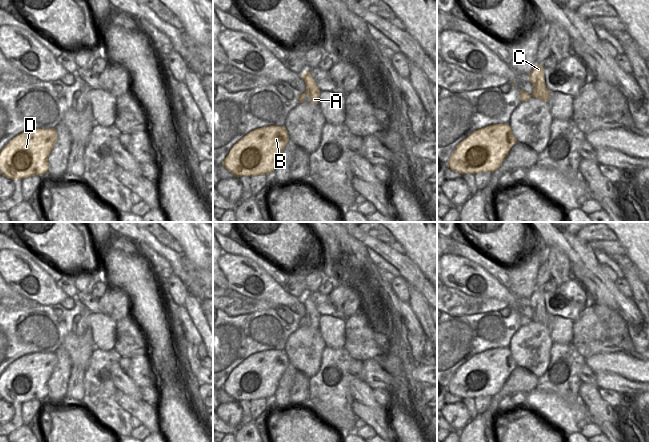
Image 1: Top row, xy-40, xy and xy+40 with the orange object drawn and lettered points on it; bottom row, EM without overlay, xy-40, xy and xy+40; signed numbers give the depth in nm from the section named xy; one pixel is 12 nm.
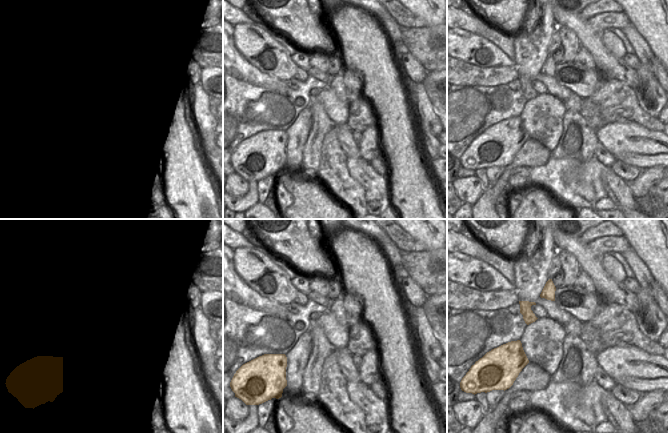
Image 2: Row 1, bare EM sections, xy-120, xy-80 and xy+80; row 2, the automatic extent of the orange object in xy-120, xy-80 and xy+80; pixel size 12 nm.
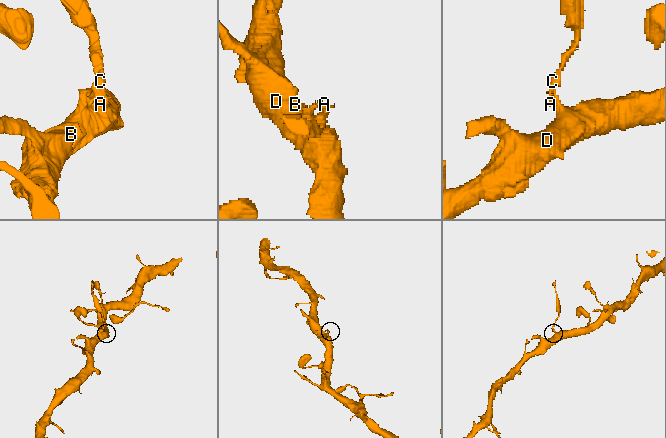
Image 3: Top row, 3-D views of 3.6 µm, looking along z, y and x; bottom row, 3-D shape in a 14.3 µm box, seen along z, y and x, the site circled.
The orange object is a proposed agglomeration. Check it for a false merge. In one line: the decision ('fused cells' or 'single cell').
fused cells

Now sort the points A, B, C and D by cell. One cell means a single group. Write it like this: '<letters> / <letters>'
A C / B D

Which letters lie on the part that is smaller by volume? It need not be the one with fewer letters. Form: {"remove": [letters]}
{"remove": ["A", "C"]}

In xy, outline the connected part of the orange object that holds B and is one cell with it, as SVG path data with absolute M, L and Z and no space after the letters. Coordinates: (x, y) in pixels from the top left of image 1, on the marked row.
M270 125L247 133L230 149L222 165L235 177L274 172L289 141L285 125Z

